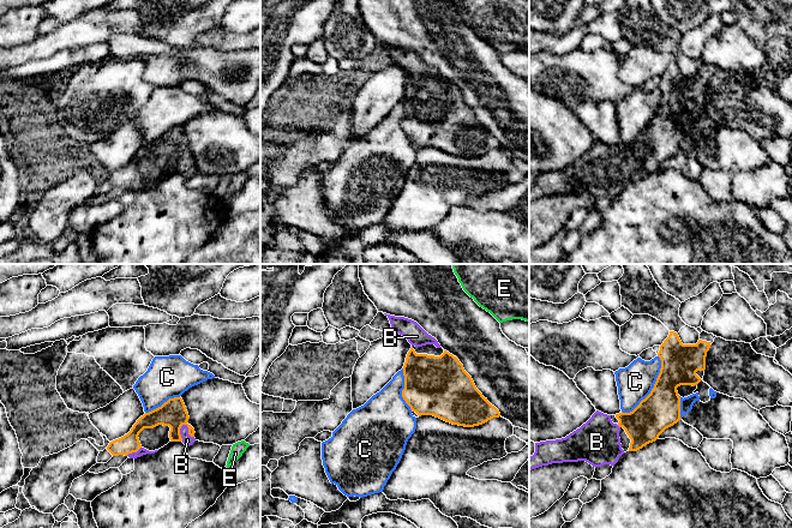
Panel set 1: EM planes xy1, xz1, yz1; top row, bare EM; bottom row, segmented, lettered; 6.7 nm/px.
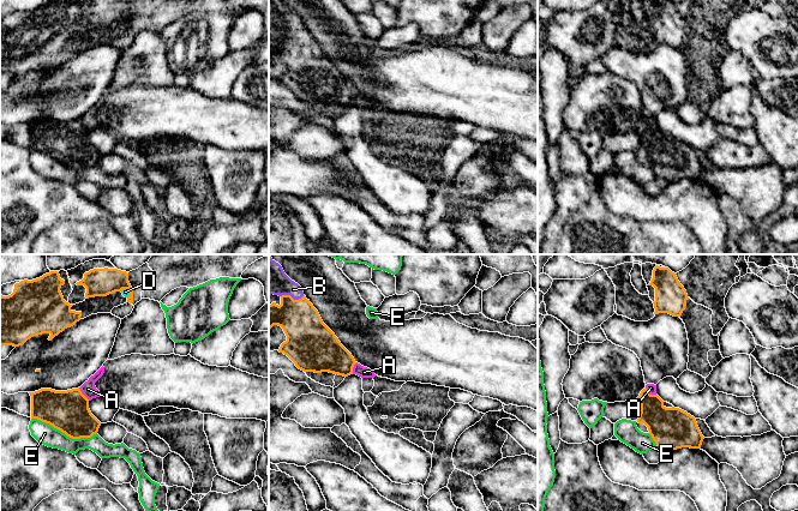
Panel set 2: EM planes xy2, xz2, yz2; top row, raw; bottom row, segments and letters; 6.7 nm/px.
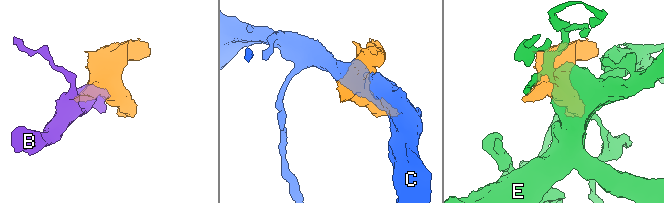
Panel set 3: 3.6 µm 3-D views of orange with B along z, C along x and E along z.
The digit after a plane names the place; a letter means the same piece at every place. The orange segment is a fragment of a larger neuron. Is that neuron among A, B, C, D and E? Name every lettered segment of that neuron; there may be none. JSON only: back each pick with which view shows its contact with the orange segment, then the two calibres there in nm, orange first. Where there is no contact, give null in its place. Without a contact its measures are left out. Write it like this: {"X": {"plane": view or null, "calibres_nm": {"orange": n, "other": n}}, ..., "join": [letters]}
{"B": {"plane": "xy1", "calibres_nm": {"orange": 180, "other": 70}}, "D": {"plane": "xy2", "calibres_nm": {"orange": 190, "other": 50}}, "join": ["B", "D"]}

